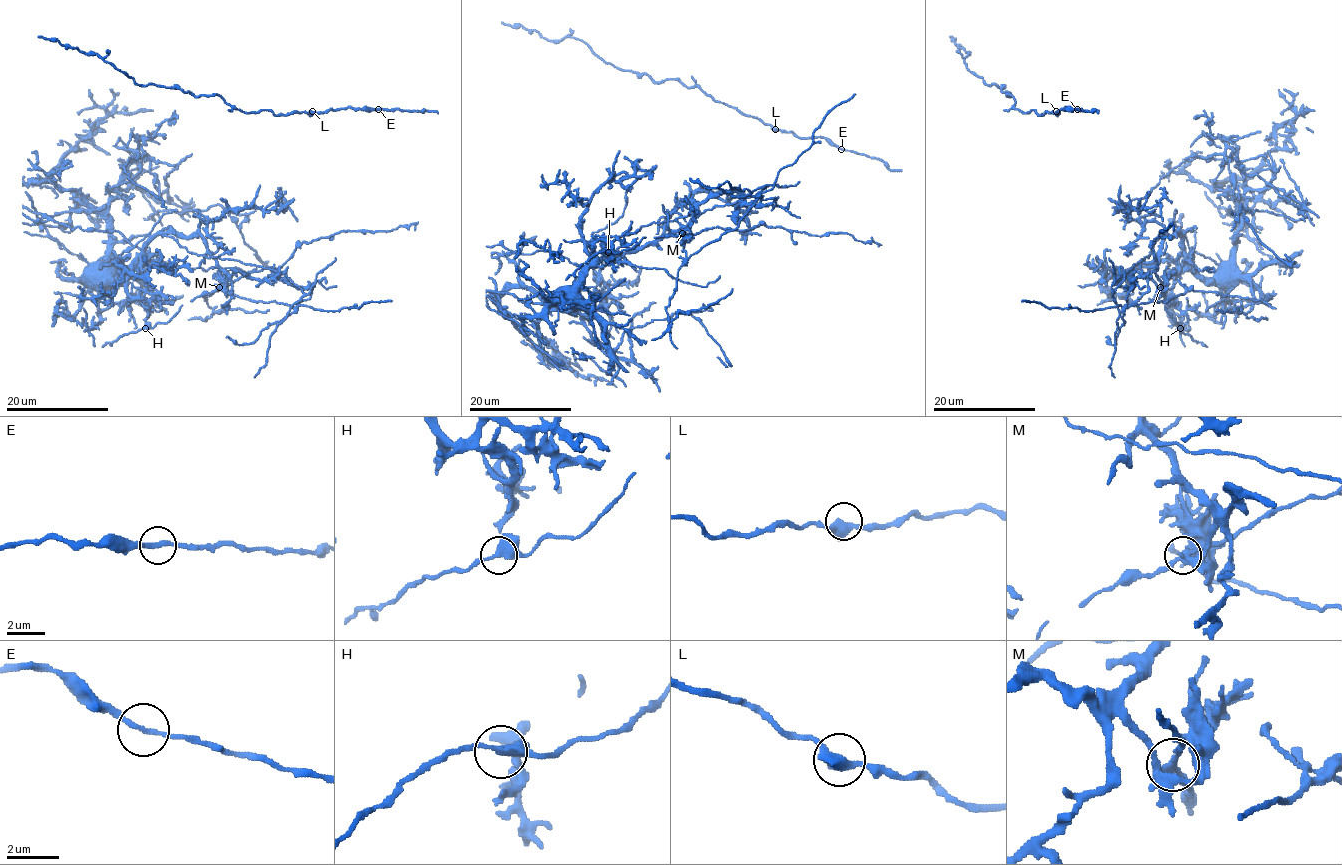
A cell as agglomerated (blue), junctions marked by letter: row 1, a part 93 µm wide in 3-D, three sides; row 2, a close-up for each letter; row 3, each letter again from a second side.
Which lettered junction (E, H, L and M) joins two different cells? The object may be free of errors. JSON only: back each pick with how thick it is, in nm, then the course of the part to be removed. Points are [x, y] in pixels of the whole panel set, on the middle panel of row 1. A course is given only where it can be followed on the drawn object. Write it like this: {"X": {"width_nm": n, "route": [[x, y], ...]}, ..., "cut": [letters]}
{"M": {"width_nm": 280}, "cut": ["M"]}

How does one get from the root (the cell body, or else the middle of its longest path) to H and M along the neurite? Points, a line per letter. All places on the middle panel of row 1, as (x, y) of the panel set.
H: (666, 219), (665, 232), (640, 247), (597, 257), (590, 246), (606, 239), (612, 247), (612, 253), (608, 252)
M: (666, 219), (663, 235), (680, 230), (690, 223), (683, 233)

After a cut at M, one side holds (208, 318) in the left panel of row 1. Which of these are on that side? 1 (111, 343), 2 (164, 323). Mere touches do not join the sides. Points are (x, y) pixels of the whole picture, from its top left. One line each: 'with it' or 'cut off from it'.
1: cut off from it
2: cut off from it

